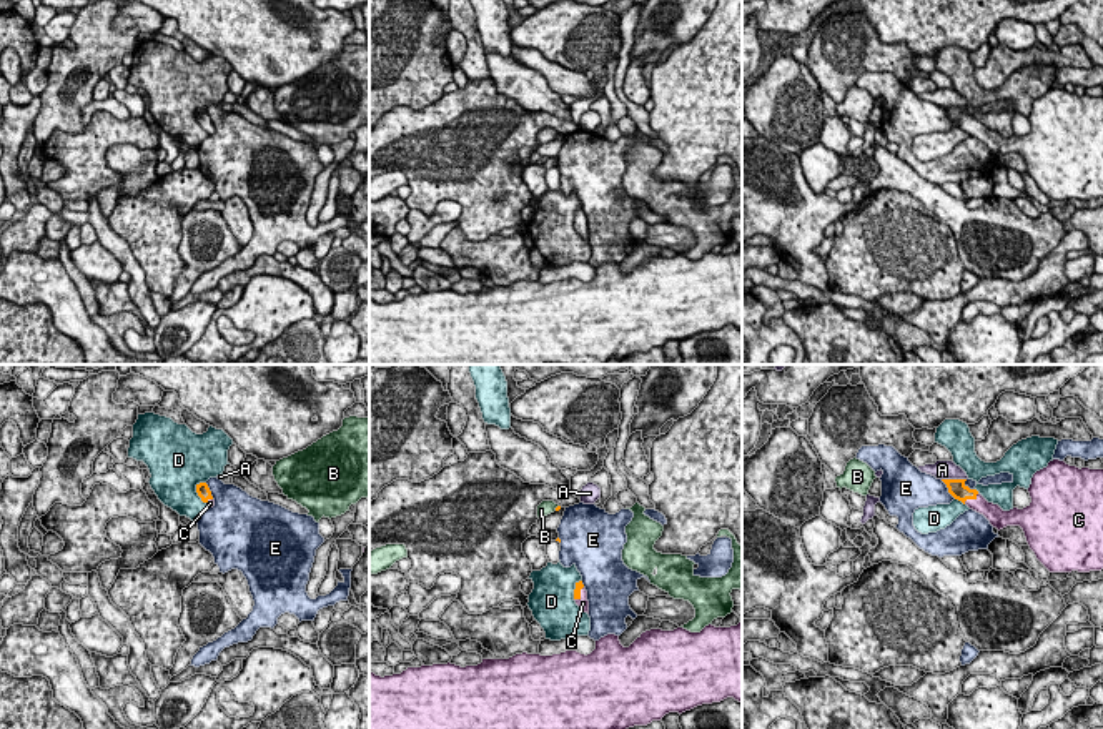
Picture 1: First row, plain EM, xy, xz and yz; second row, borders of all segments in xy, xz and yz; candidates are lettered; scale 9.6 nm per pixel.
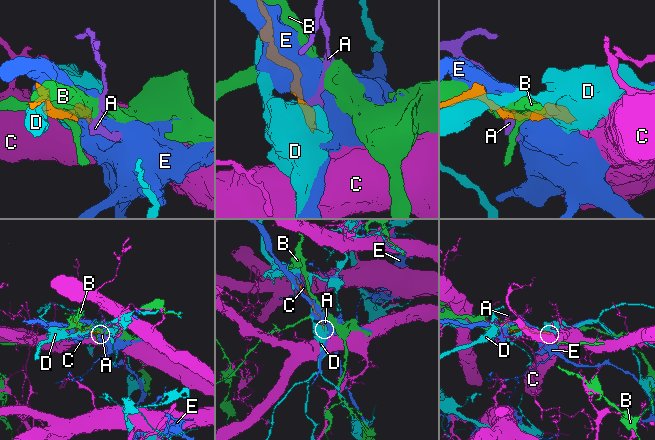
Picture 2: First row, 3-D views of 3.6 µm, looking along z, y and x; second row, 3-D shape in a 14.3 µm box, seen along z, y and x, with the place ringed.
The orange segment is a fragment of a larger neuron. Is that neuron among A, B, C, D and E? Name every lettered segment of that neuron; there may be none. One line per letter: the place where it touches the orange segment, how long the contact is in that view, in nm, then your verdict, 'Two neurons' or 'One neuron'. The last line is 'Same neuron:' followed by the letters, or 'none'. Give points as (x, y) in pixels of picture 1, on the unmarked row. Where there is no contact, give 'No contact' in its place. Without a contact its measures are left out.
A: Touches orange at yz (954, 107). Shared border 240 nm. Two neurons
B: Touches orange at xz (556, 135). Shared border 70 nm. Two neurons
C: Touches orange at yz (970, 125). Shared border 190 nm. One neuron
D: Touches orange at xy (197, 119). Shared border 220 nm. Two neurons
E: Touches orange at yz (949, 117). Shared border 240 nm. Two neurons
Same neuron: C

